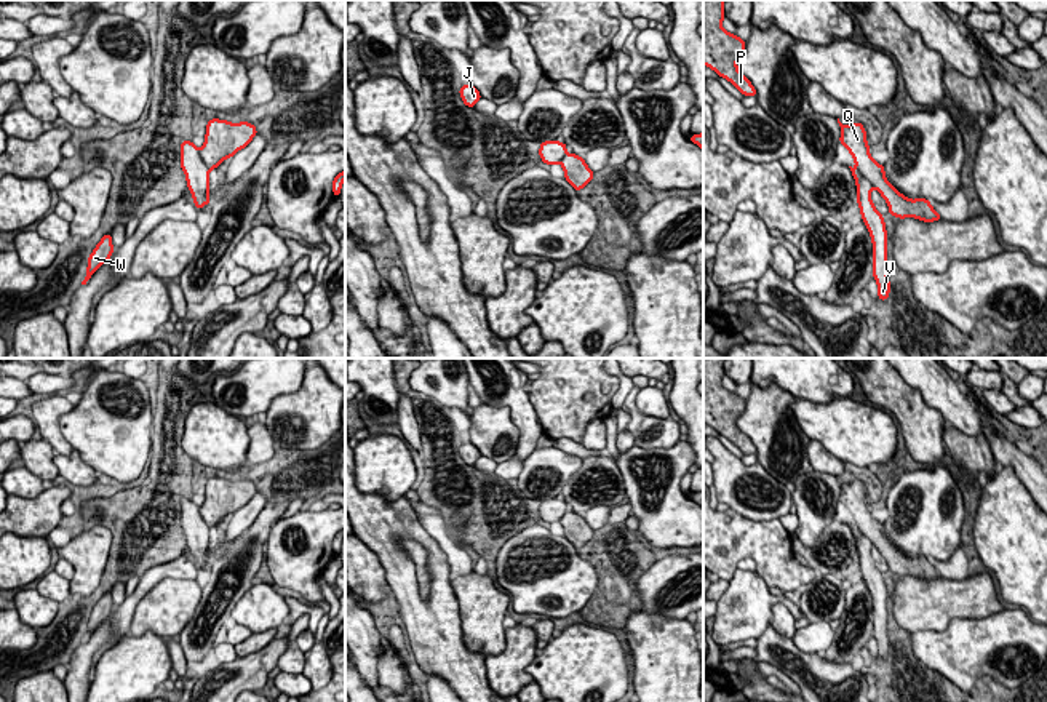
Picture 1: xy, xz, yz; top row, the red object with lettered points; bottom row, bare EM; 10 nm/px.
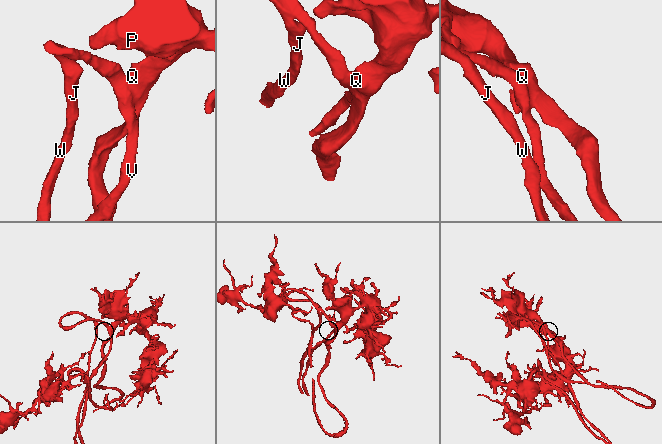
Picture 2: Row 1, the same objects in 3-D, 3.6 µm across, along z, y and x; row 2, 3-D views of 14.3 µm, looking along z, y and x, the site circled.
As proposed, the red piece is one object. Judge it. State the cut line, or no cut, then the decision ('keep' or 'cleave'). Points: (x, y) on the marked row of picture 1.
cut none; keep

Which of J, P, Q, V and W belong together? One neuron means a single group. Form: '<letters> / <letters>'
J P Q V W

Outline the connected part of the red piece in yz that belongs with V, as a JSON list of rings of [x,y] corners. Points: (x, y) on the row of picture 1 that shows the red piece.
[[[839,122],[839,142],[849,150],[855,162],[850,173],[857,185],[857,203],[862,219],[871,235],[873,243],[873,277],[878,283],[878,297],[887,301],[890,293],[890,281],[887,275],[887,230],[884,216],[874,208],[871,201],[871,189],[874,187],[889,206],[889,214],[905,219],[914,217],[924,222],[934,222],[942,216],[934,209],[929,200],[911,200],[900,193],[886,177],[884,165],[879,165],[870,155],[870,144],[866,142],[865,126],[858,122],[846,126]]]

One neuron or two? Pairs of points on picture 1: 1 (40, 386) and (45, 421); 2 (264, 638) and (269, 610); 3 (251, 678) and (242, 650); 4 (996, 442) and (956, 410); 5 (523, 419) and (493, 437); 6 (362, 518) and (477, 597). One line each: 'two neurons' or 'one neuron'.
1: two neurons
2: two neurons
3: two neurons
4: two neurons
5: two neurons
6: two neurons

